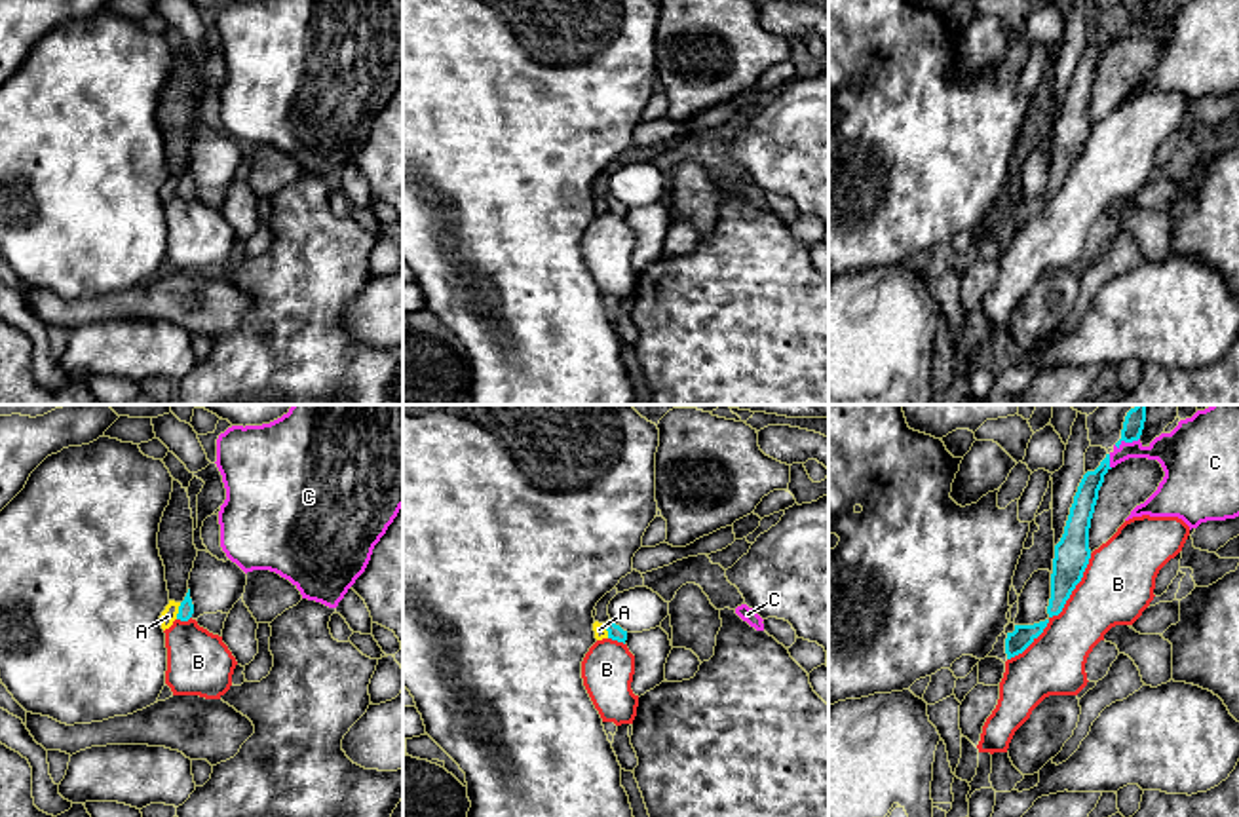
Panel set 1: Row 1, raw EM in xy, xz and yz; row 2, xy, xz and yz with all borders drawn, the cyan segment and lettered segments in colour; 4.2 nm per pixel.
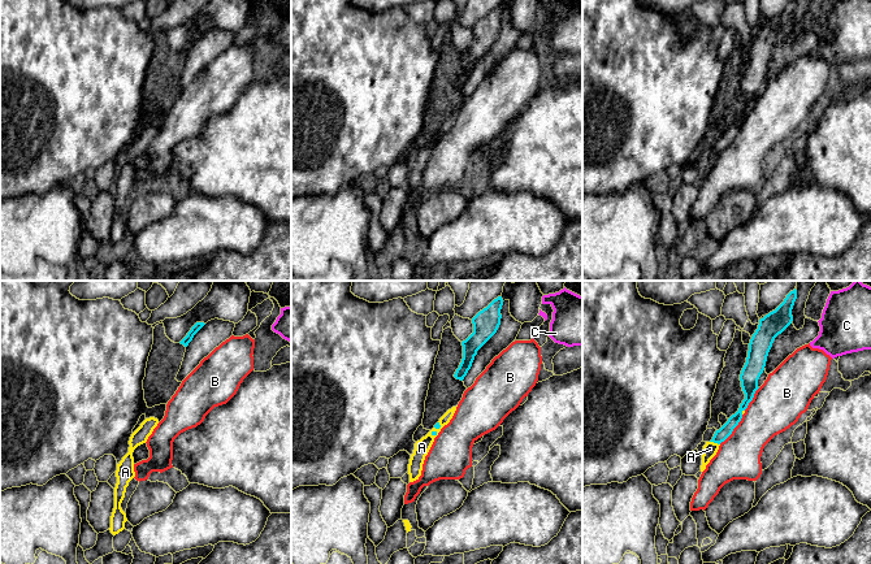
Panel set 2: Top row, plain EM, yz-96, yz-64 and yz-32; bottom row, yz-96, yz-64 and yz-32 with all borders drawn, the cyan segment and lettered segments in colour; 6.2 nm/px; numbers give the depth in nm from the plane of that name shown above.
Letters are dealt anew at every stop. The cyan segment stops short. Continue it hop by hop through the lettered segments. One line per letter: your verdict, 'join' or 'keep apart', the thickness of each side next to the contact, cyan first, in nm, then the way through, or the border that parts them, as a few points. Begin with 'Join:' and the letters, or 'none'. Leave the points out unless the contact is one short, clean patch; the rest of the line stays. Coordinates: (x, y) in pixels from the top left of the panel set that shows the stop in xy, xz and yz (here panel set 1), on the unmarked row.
Join: none
A: keep apart; calibres 60 and 70 nm; border xy (181, 177), (175, 192)
B: keep apart; calibres 150 and 300 nm
C: keep apart; calibres 70 and 200 nm; border yz (1139, 12), (1114, 19)

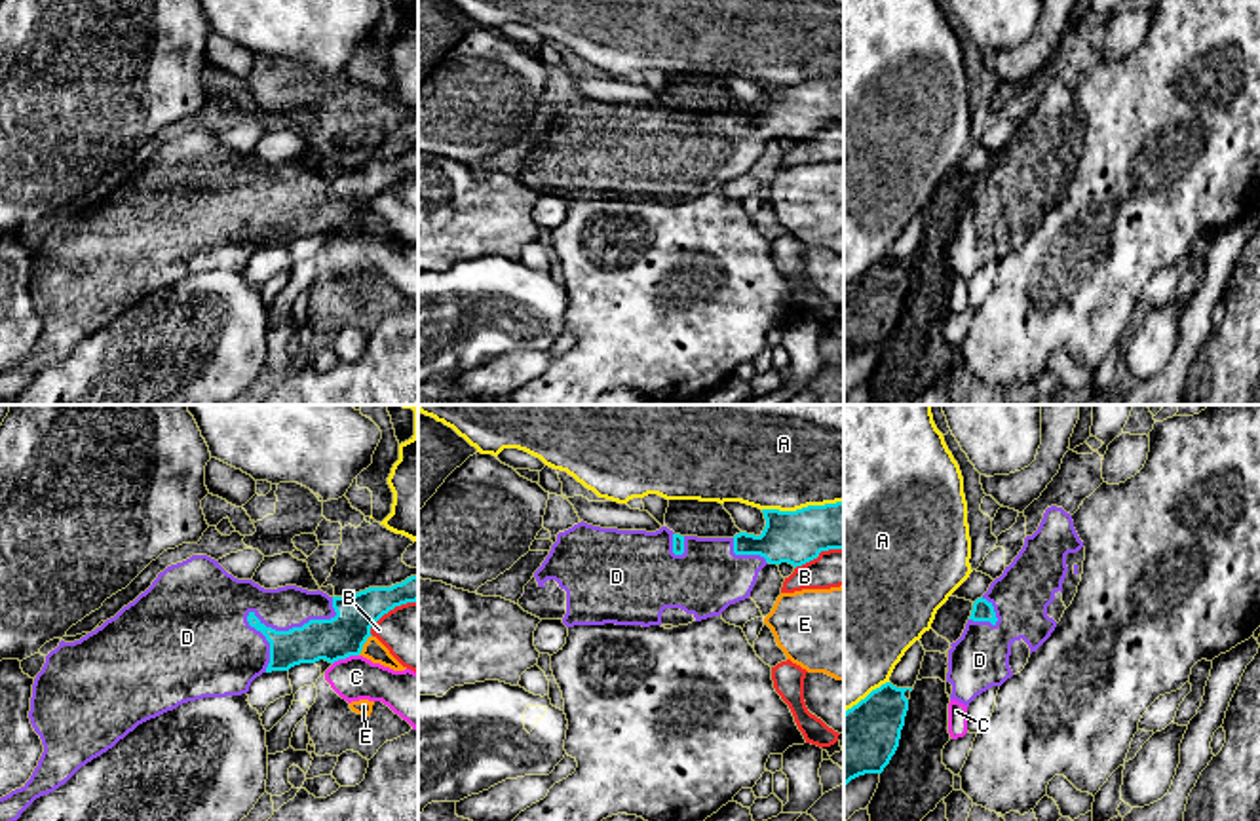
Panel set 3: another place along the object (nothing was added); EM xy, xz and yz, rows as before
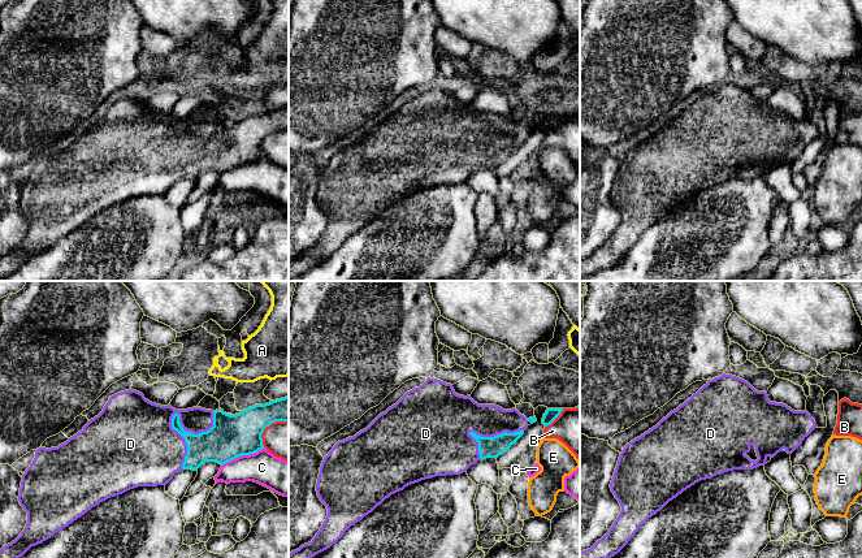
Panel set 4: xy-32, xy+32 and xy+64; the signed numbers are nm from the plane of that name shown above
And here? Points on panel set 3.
Join: D
A: keep apart; calibres 220 and 360 nm
B: keep apart; calibres 180 and 280 nm
C: keep apart; calibres 180 and 190 nm
D: join; calibres 180 and 360 nm
E: keep apart; calibres 180 and 90 nm; border xy (371, 210), (358, 229)

